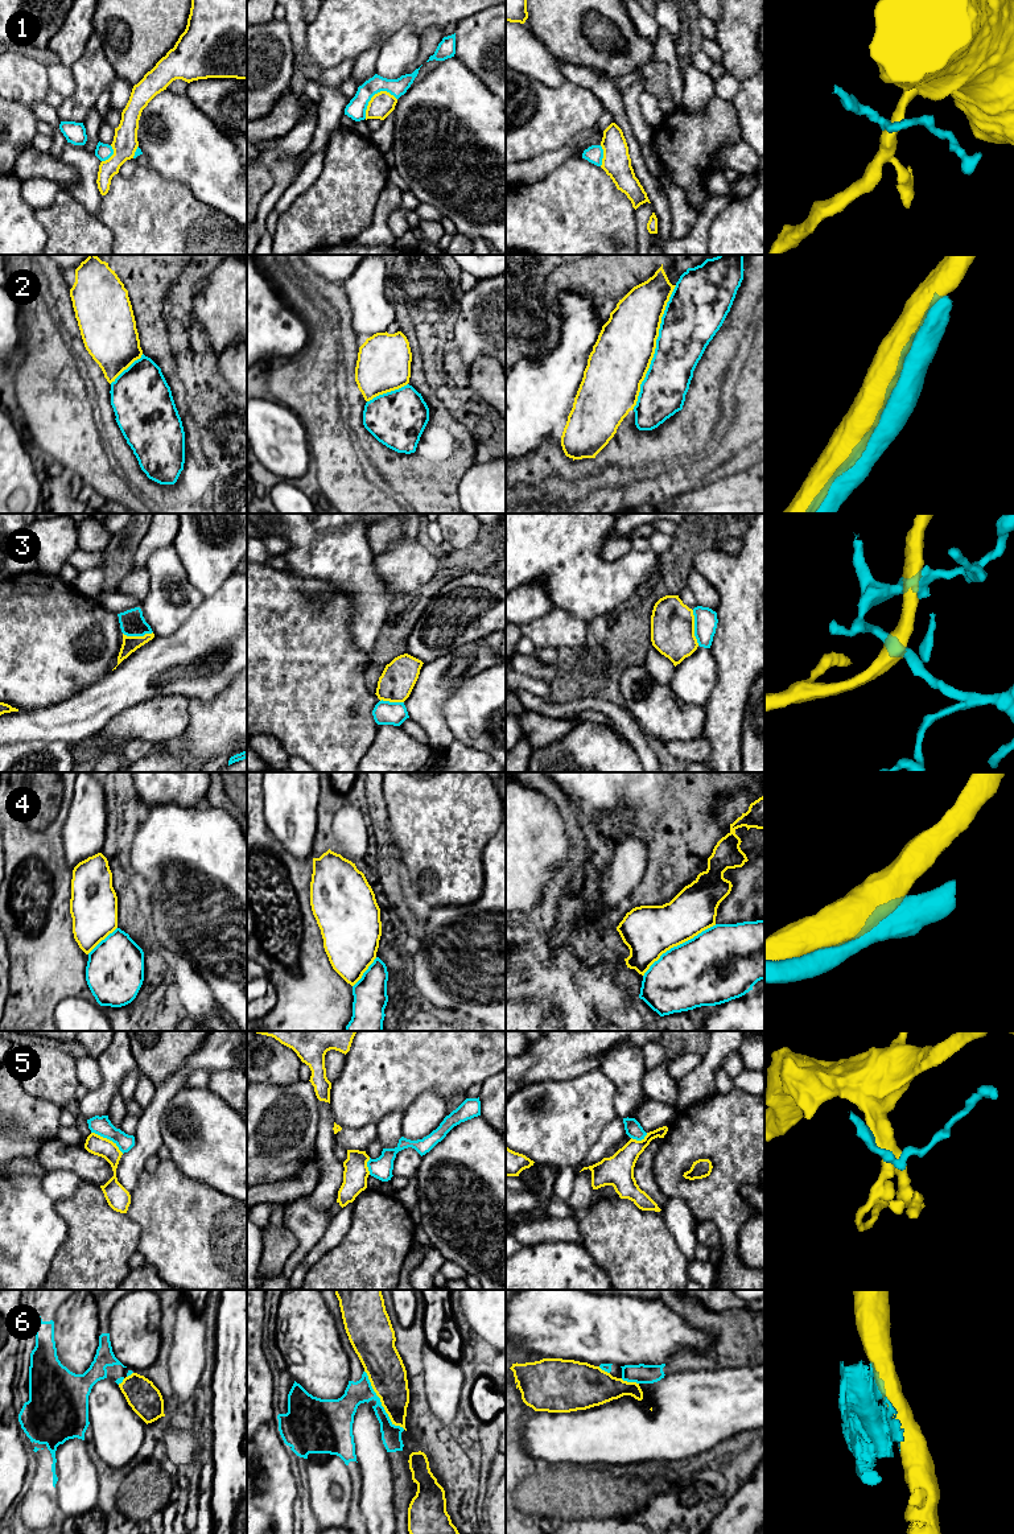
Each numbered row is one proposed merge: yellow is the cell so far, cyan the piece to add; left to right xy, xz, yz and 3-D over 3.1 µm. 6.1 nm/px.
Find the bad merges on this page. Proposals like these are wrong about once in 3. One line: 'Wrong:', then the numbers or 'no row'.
Wrong: 1, 2, 3, 4, 6

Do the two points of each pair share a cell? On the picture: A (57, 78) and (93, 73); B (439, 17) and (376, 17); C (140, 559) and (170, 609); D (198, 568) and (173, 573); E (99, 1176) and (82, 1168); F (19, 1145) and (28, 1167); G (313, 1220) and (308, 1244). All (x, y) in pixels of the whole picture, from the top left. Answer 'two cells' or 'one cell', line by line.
A: two cells
B: one cell
C: two cells
D: two cells
E: one cell
F: two cells
G: one cell

